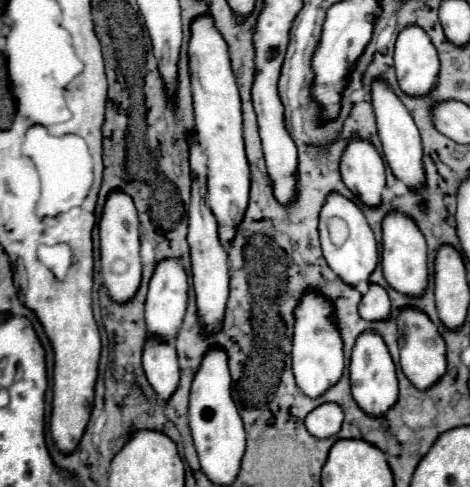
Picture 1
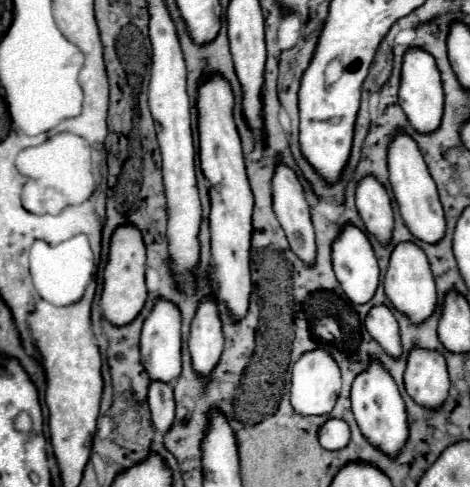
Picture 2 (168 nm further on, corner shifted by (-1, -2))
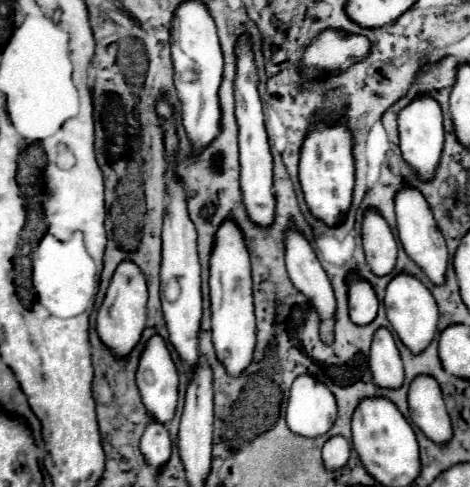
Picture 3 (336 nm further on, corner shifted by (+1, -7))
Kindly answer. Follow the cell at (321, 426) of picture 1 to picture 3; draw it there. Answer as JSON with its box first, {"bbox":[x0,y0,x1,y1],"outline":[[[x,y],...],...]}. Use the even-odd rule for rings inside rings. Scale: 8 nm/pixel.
{"bbox":[322,437,350,471],"outline":[[[332,437],[326,441],[324,449],[322,449],[322,459],[328,471],[338,471],[348,463],[350,457],[350,445],[344,437]]]}

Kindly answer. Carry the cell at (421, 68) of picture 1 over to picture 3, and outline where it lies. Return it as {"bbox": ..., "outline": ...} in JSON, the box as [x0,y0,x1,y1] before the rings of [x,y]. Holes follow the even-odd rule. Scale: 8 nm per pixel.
{"bbox":[398,97,444,181],"outline":[[[432,97],[414,99],[398,117],[398,133],[400,133],[400,149],[402,149],[404,161],[412,167],[418,179],[432,181],[436,175],[436,167],[440,165],[440,153],[444,147],[440,105]]]}

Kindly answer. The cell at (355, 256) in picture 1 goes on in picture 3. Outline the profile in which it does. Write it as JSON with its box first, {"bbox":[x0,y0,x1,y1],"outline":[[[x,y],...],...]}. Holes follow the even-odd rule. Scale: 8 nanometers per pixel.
{"bbox":[350,275,378,325],"outline":[[[350,275],[350,319],[356,325],[370,325],[378,313],[378,299],[372,285],[356,275]]]}

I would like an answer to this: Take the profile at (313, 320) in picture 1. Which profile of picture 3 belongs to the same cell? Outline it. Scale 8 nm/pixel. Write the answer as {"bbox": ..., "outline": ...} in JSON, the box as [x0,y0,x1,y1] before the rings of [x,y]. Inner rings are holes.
{"bbox":[288,375,336,437],"outline":[[[300,375],[288,399],[288,427],[302,437],[320,437],[330,431],[336,419],[336,399],[326,385],[320,385],[312,375]]]}

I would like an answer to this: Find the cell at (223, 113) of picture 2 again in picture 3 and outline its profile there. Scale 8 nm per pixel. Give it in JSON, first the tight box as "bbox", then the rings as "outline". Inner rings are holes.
{"bbox":[210,221,256,377],"outline":[[[224,221],[216,233],[214,251],[210,257],[210,311],[212,311],[212,343],[216,357],[224,363],[228,375],[236,377],[252,363],[256,345],[254,305],[252,305],[252,279],[250,257],[242,231],[234,221]]]}

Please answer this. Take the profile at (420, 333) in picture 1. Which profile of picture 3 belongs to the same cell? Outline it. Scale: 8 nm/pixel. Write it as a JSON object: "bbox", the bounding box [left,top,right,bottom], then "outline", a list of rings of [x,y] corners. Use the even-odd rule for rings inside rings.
{"bbox":[408,377,452,443],"outline":[[[416,377],[408,393],[410,417],[414,425],[434,443],[448,443],[452,439],[452,425],[446,413],[442,391],[434,377]]]}

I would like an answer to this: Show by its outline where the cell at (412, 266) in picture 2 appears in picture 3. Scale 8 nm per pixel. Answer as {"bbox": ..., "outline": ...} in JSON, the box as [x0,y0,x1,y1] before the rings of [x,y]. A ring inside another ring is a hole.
{"bbox":[384,275,438,355],"outline":[[[398,275],[386,287],[384,307],[386,307],[388,321],[394,327],[396,335],[400,337],[400,341],[414,355],[424,351],[424,347],[428,347],[428,343],[436,335],[436,323],[438,323],[438,307],[436,307],[436,301],[432,299],[432,293],[416,277],[412,277],[412,275]]]}

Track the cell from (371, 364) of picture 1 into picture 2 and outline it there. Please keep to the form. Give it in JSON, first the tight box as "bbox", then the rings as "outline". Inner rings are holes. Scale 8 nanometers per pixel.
{"bbox":[350,358,408,456],"outline":[[[374,358],[374,362],[370,362],[370,366],[362,374],[358,374],[358,378],[352,384],[350,398],[352,398],[354,418],[356,418],[362,434],[382,452],[396,456],[396,452],[400,452],[400,448],[404,446],[404,442],[408,438],[406,410],[404,410],[404,400],[398,392],[394,378],[390,378],[390,374],[386,374],[386,370],[382,370],[382,362],[378,362],[378,358]]]}

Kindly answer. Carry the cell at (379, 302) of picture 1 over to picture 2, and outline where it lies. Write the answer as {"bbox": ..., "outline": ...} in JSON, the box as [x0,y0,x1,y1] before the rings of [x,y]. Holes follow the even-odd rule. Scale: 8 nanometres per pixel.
{"bbox":[364,304,402,356],"outline":[[[384,304],[372,306],[364,324],[366,324],[366,330],[370,332],[370,336],[390,356],[400,356],[402,346],[400,346],[400,336],[398,336],[398,322],[388,306],[384,306]]]}

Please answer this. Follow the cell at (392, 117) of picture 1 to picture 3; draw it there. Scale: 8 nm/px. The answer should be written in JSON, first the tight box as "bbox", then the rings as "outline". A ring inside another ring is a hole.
{"bbox":[396,187,448,285],"outline":[[[404,187],[396,195],[396,219],[398,219],[398,237],[400,237],[402,247],[408,253],[408,257],[428,275],[428,279],[432,283],[436,283],[436,285],[444,283],[444,275],[446,275],[446,267],[448,267],[446,241],[444,241],[440,229],[436,227],[430,205],[426,203],[426,199],[422,197],[422,193],[418,189]]]}

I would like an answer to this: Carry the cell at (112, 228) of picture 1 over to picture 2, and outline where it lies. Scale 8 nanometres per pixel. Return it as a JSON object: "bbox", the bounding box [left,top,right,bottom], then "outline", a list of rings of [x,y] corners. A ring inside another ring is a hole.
{"bbox":[100,224,146,326],"outline":[[[130,224],[118,226],[110,238],[108,262],[104,266],[104,286],[100,304],[106,320],[110,320],[116,326],[124,326],[130,324],[140,314],[146,302],[144,272],[146,272],[146,248],[142,244],[142,232]]]}

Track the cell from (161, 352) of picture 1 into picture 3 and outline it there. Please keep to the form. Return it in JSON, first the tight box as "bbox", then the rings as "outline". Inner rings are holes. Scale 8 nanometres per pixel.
{"bbox":[140,421,172,469],"outline":[[[152,421],[140,439],[140,451],[146,463],[154,469],[164,467],[170,459],[170,449],[172,449],[172,443],[170,443],[166,427],[162,423]]]}

